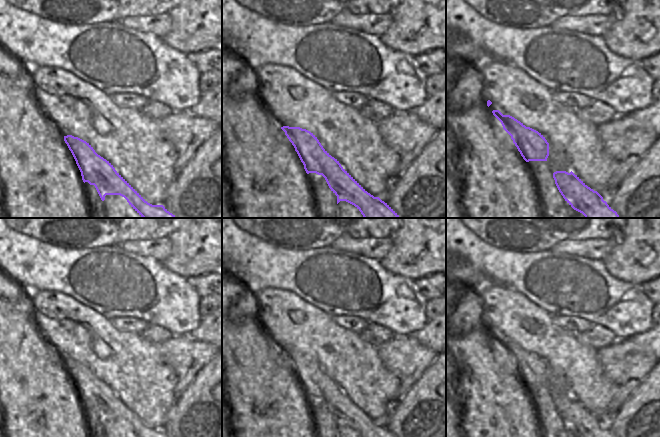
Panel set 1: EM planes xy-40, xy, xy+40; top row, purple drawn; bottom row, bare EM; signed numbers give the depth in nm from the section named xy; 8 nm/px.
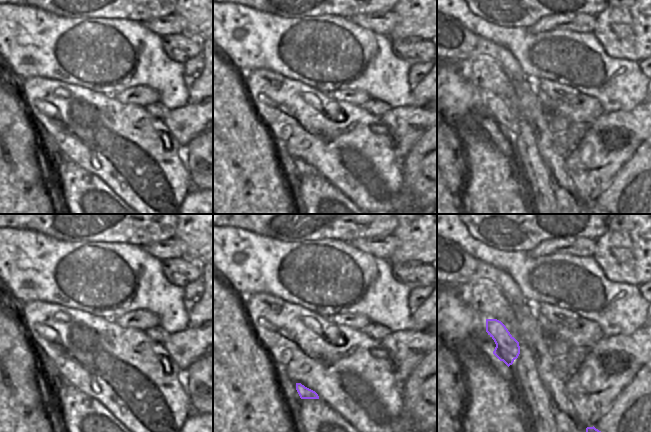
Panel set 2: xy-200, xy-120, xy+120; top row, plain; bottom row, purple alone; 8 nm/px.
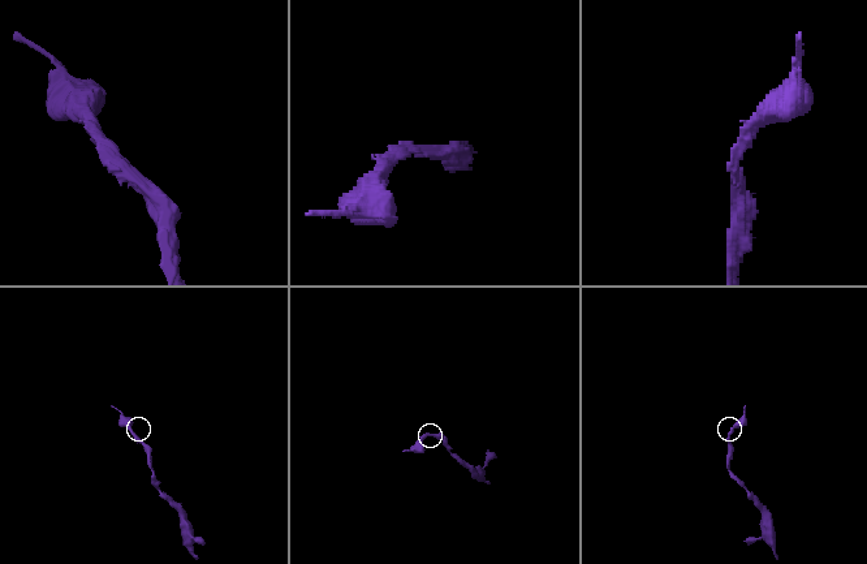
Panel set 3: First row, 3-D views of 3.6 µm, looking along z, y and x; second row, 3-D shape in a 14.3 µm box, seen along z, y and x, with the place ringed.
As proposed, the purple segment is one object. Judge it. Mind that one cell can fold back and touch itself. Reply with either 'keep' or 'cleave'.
keep

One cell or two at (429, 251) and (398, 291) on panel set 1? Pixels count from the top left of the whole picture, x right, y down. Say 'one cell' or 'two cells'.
two cells

